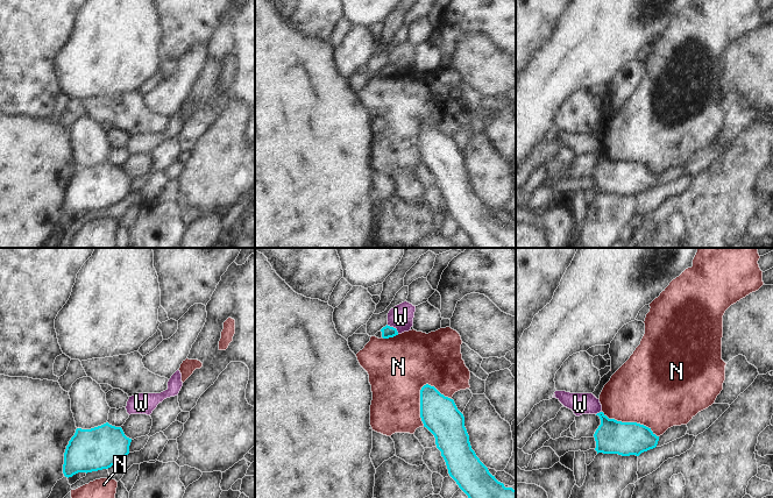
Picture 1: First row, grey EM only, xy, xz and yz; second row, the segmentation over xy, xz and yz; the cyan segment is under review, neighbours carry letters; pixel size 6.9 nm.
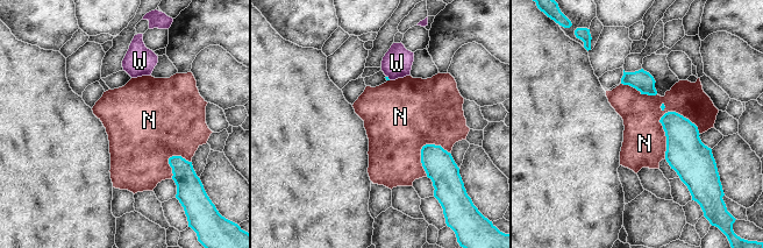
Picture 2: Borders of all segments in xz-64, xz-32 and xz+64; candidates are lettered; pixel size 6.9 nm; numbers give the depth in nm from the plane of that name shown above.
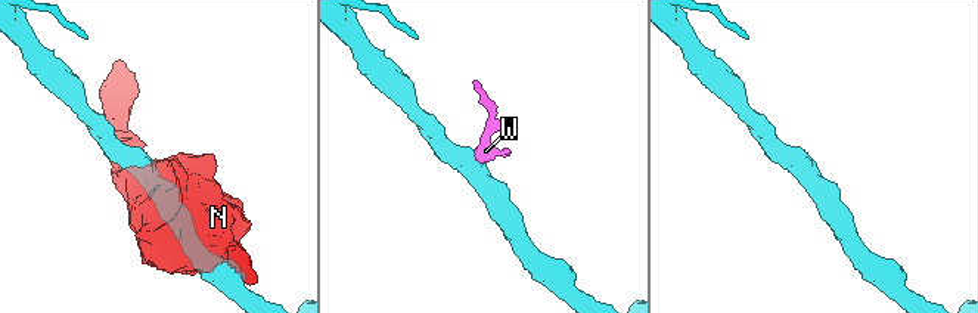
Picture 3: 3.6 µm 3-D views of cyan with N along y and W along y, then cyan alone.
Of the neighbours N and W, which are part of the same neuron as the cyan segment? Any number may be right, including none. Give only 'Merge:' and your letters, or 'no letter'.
Merge: no letter

